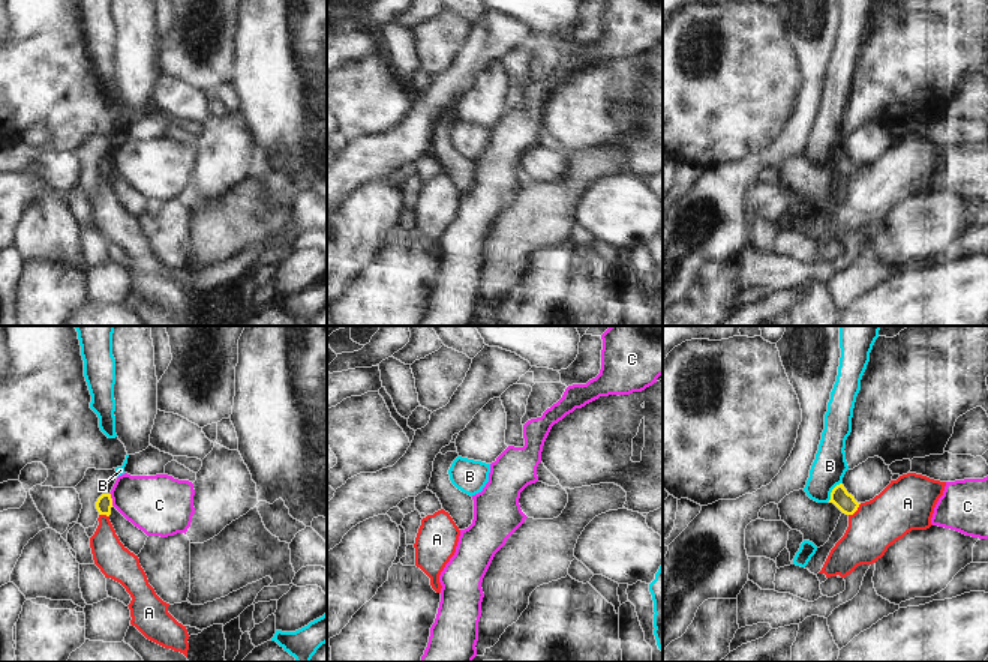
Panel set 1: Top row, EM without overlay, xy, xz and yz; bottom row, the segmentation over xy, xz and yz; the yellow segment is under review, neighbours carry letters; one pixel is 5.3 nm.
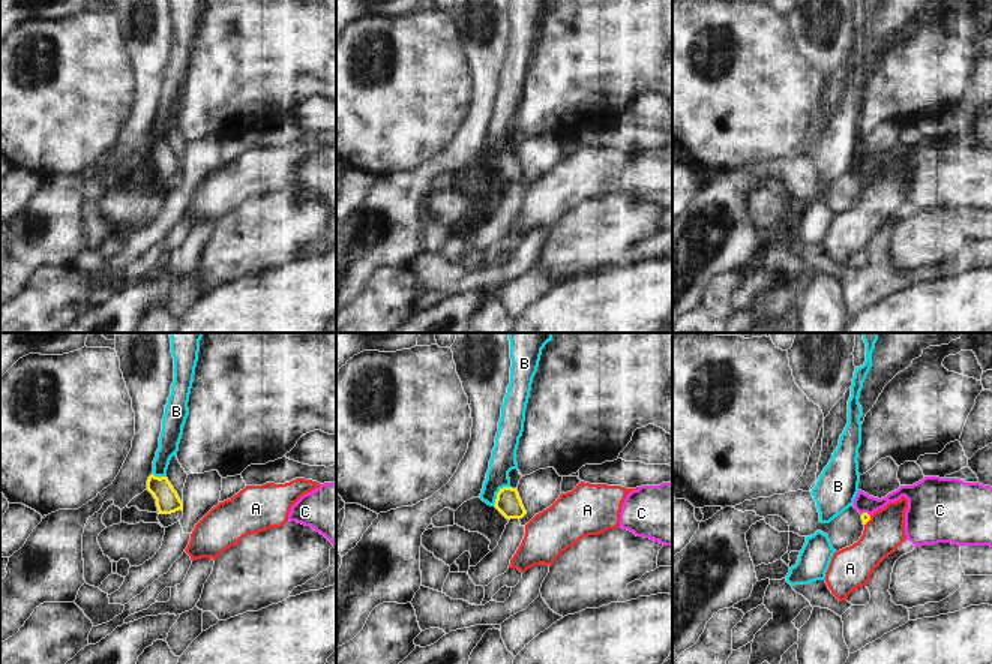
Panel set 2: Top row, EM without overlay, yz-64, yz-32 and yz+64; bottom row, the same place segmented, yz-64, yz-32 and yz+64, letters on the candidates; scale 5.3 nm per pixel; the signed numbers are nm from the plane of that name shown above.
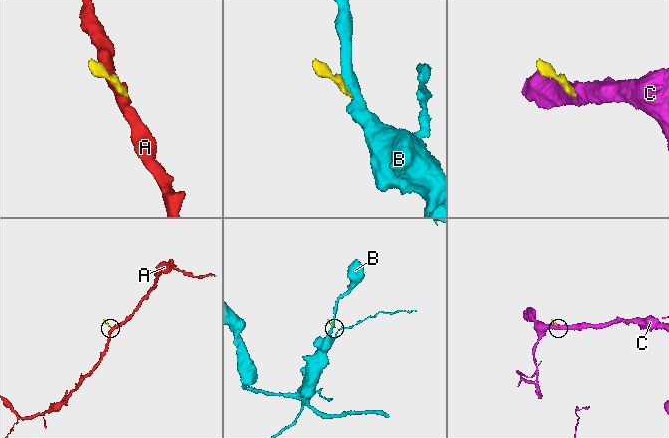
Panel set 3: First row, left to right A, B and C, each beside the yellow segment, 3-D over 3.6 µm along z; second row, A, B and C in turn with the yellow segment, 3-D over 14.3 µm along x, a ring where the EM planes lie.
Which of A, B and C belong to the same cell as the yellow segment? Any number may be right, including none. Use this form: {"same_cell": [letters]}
{"same_cell": ["A"]}

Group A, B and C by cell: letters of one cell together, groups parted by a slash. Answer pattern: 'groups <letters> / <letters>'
groups A / B / C

